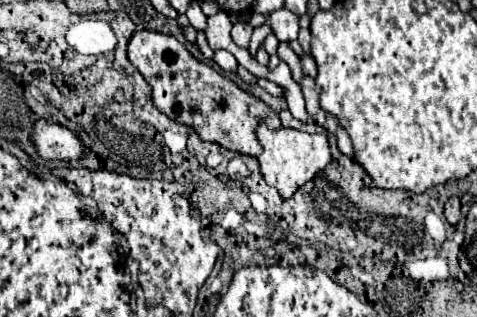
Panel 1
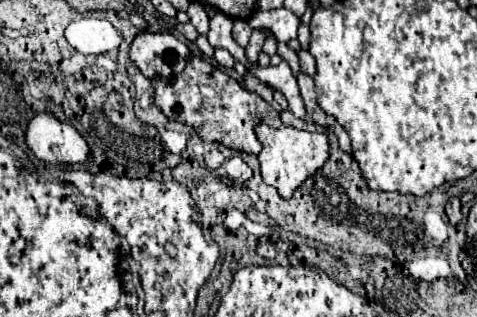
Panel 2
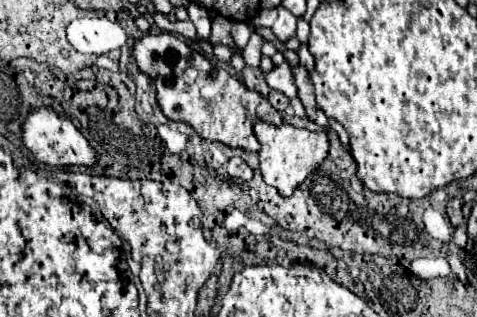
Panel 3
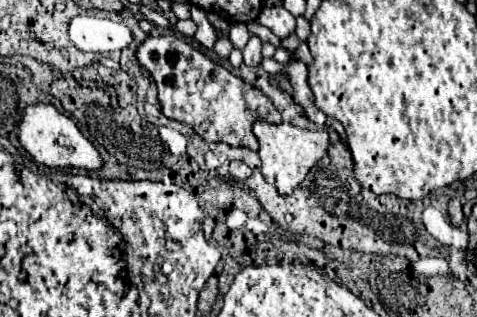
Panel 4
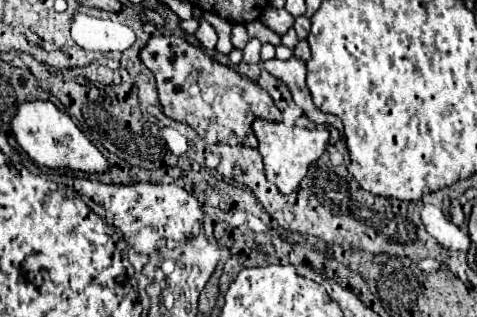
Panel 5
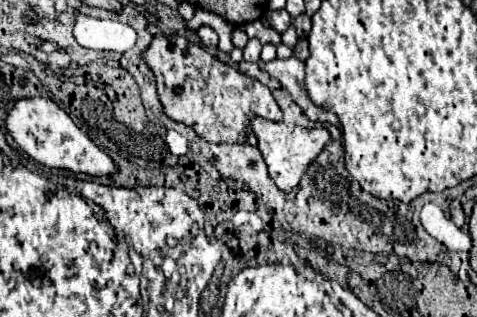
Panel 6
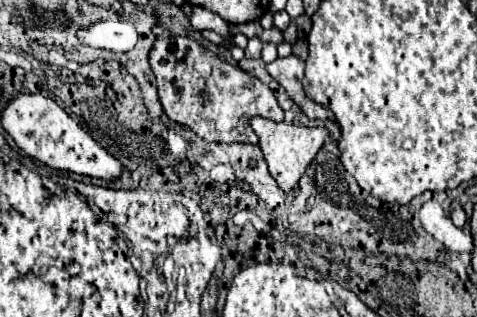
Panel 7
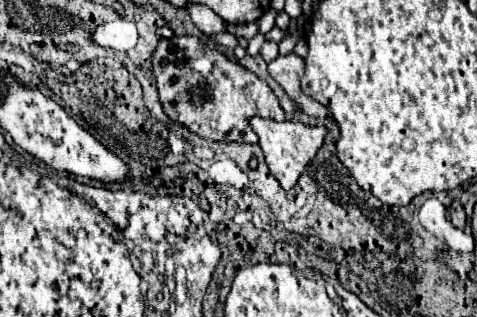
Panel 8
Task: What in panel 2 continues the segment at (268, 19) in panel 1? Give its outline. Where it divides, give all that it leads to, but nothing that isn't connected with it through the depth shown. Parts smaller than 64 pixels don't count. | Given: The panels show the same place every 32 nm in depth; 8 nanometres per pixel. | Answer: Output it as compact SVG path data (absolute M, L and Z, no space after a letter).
M276 8L276 10L258 10L252 20L248 20L252 28L268 28L278 42L288 42L296 38L296 30L300 24L300 18L294 16L286 8Z

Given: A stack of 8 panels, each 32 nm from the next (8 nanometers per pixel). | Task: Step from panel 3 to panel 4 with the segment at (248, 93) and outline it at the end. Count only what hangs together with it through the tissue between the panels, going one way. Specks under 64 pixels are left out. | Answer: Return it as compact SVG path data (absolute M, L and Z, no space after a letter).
M148 36L140 44L136 58L156 80L164 116L190 124L206 142L224 142L256 150L258 140L252 132L252 124L256 120L272 124L282 122L280 112L260 88L250 86L240 76L212 62L204 52L192 48L180 36Z

